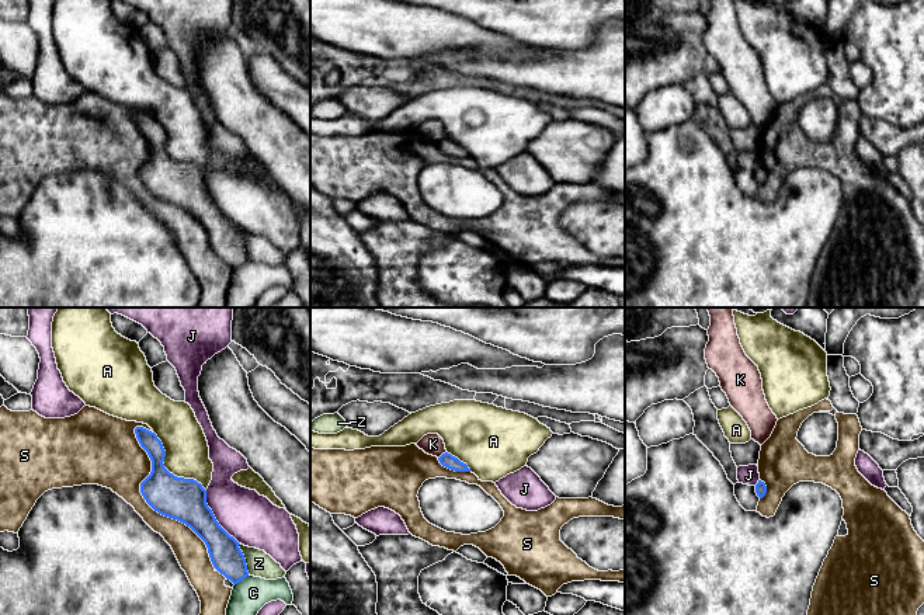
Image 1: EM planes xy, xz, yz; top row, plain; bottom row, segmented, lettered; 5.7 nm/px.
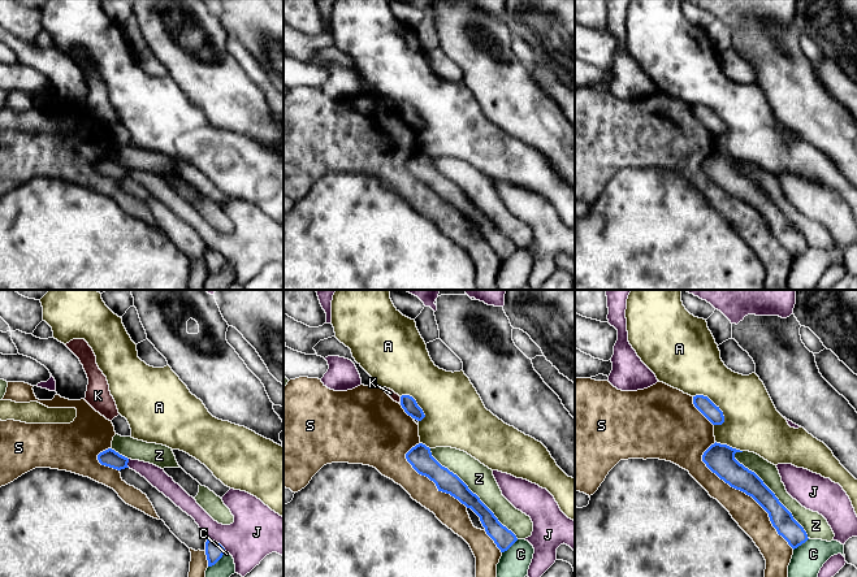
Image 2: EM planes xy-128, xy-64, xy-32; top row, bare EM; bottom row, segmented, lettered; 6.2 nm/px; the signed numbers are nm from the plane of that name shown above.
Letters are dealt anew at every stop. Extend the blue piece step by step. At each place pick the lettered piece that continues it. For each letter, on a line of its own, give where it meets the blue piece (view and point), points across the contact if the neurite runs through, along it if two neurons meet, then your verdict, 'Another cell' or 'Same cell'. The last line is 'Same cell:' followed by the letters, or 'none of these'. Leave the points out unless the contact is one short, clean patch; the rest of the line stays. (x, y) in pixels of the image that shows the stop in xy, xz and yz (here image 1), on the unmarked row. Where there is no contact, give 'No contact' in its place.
A: Touches blue at xy (167, 156). Another cell
C: Touches blue at xy (242, 264). Boundary: xy (249, 260), (235, 270). Another cell
J: Touches blue at xy (214, 202). Another cell
K: Touches blue at xz (441, 141). Another cell
S: Touches blue at xy (150, 191). Another cell
Z: Touches blue at xy (245, 245). Another cell
Same cell: none of these

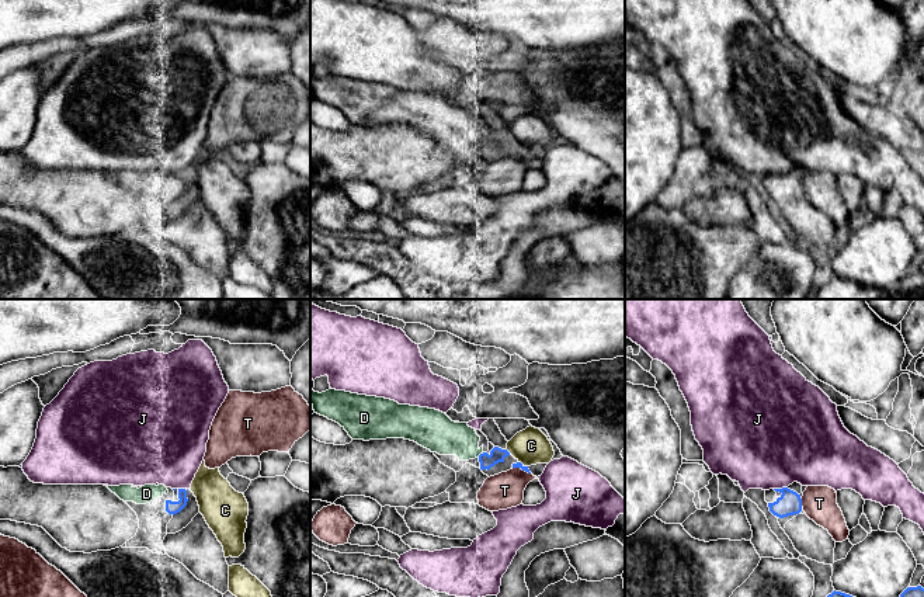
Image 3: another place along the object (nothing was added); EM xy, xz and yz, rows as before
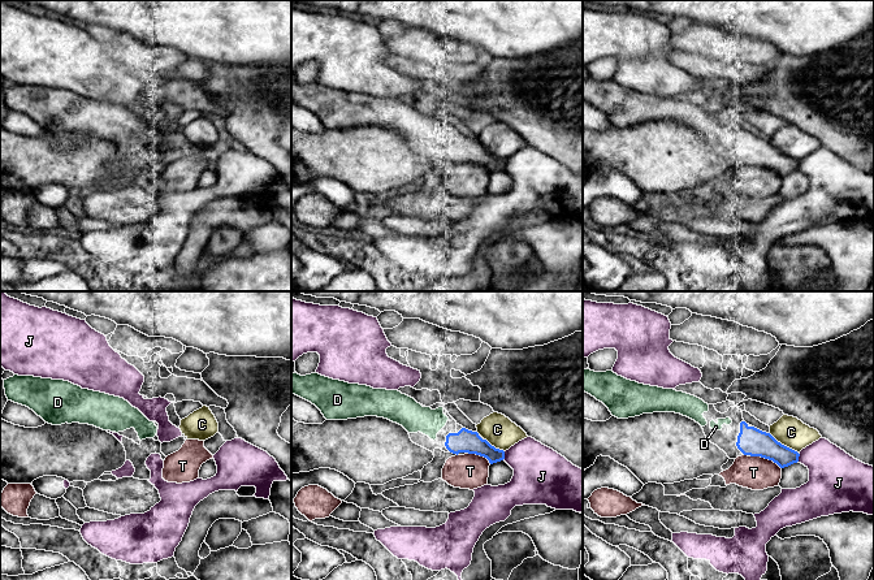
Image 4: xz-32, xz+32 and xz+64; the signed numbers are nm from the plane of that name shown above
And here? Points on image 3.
C: Touches blue at xz (507, 136). Another cell
D: Touches blue at xz (480, 139). Same cell
J: Touches blue at yz (780, 174). Another cell
T: Touches blue at yz (801, 188). Another cell
Same cell: D

